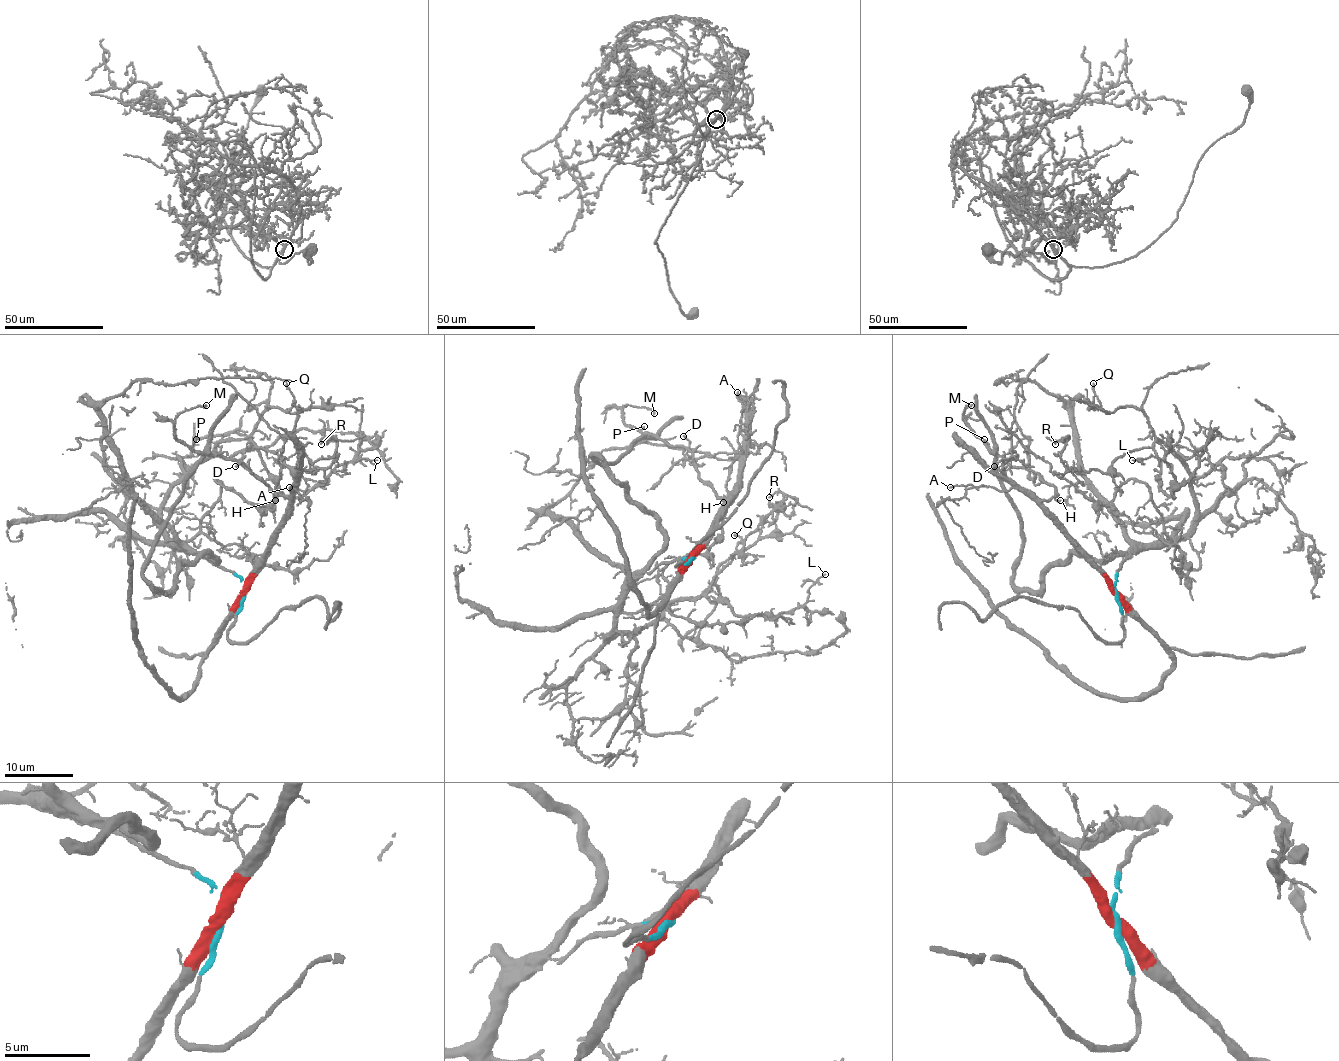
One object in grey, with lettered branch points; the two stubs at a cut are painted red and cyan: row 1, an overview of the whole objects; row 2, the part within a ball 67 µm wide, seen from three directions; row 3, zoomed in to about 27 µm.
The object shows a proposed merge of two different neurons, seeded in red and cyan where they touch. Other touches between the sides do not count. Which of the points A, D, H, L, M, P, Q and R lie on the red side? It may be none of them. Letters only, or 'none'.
A, D, H, M, P

